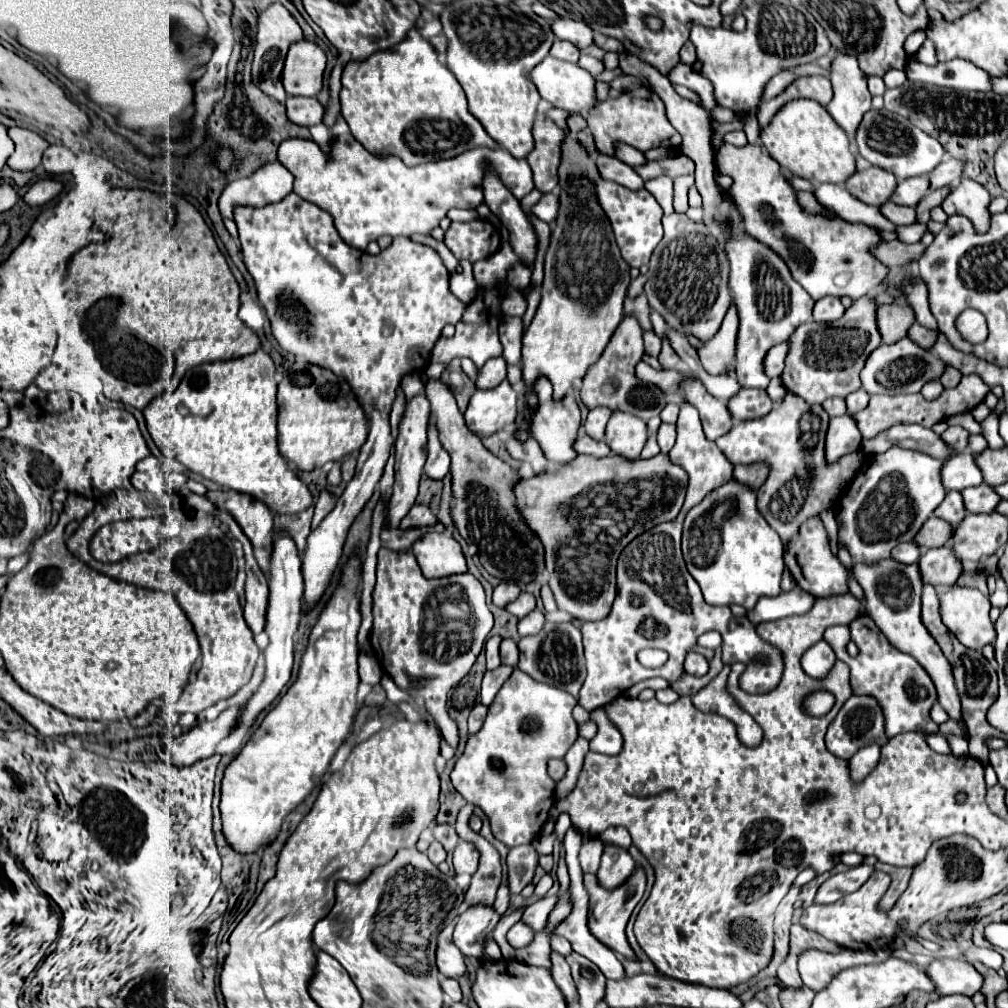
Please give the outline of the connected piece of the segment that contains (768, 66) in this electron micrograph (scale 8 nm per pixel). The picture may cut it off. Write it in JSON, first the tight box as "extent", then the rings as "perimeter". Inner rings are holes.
{"extent":[689,3,831,115],"perimeter":[[[751,3],[741,13],[747,19],[747,29],[743,33],[727,31],[723,27],[708,29],[697,27],[697,25],[691,27],[691,33],[689,33],[689,41],[695,45],[697,59],[701,61],[701,75],[707,77],[713,83],[717,103],[731,109],[731,111],[735,111],[737,115],[745,115],[745,113],[755,111],[765,83],[775,73],[783,71],[787,65],[793,65],[793,63],[815,61],[831,49],[831,43],[829,43],[829,39],[823,31],[823,27],[813,19],[813,15],[801,13],[799,9],[795,9],[791,5],[781,5],[779,7],[777,3]]]}

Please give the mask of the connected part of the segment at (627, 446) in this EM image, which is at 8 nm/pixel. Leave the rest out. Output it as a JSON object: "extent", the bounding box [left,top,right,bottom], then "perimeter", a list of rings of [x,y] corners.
{"extent":[605,411,647,461],"perimeter":[[[615,411],[605,429],[605,443],[615,455],[635,461],[647,443],[647,425],[635,415]]]}

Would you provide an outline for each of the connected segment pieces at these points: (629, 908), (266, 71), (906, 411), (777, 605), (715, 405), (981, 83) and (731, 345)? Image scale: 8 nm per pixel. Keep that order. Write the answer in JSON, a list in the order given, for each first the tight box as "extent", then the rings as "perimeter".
[{"extent":[583,869,645,961],"perimeter":[[[635,869],[629,883],[625,883],[625,887],[617,887],[617,891],[605,891],[603,887],[597,887],[597,877],[593,873],[583,873],[583,885],[585,885],[585,891],[589,893],[589,929],[593,935],[597,935],[597,939],[607,945],[609,949],[621,949],[621,955],[627,957],[627,959],[633,959],[637,961],[637,955],[635,951],[631,949],[629,941],[627,941],[627,935],[625,935],[625,925],[633,913],[633,907],[635,903],[639,903],[639,899],[643,897],[643,891],[645,891],[645,873],[643,869]]]},{"extent":[253,1,303,103],"perimeter":[[[277,1],[269,5],[257,21],[257,45],[255,45],[255,59],[253,59],[253,83],[261,87],[269,97],[277,99],[279,103],[285,103],[285,89],[281,87],[281,69],[287,55],[287,49],[291,43],[301,41],[303,33],[297,21],[291,17],[291,13]]]},{"extent":[853,375,989,439],"perimeter":[[[963,375],[957,387],[943,389],[943,393],[933,401],[927,401],[921,393],[917,393],[917,395],[871,395],[869,405],[853,417],[857,419],[857,427],[859,427],[861,435],[865,439],[869,439],[871,435],[877,435],[879,431],[883,431],[891,425],[897,425],[897,423],[917,423],[923,427],[933,427],[935,423],[945,421],[947,417],[951,417],[955,413],[971,411],[975,405],[979,405],[985,399],[987,393],[989,393],[989,387],[981,381],[979,375]]]},{"extent":[747,587,815,623],"perimeter":[[[795,587],[793,591],[781,592],[775,597],[762,597],[747,616],[751,623],[759,623],[781,619],[792,615],[807,613],[815,603],[815,597],[807,591]]]},{"extent":[679,379,733,441],"perimeter":[[[691,379],[687,385],[683,385],[679,389],[679,395],[685,395],[685,399],[689,399],[689,403],[697,407],[705,437],[709,441],[715,441],[721,435],[731,431],[733,419],[731,419],[727,403],[721,403],[717,397],[707,393],[705,387],[701,387],[699,379]]]},{"extent":[905,59,989,91],"perimeter":[[[953,59],[937,65],[925,65],[925,63],[907,63],[905,73],[909,81],[921,81],[951,89],[971,89],[971,91],[989,91],[989,75],[975,67],[969,61]]]},{"extent":[699,305,737,375],"perimeter":[[[731,305],[721,331],[713,339],[709,339],[699,349],[699,359],[711,375],[721,375],[725,369],[733,369],[731,361],[735,357],[735,339],[737,339],[737,311]]]}]

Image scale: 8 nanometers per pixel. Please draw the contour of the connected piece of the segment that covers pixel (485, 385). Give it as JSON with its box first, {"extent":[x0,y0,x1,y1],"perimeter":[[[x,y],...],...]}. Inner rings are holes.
{"extent":[475,357,505,389],"perimeter":[[[497,357],[497,359],[489,359],[489,363],[485,363],[479,373],[477,373],[477,379],[475,379],[475,385],[477,389],[493,389],[497,387],[503,379],[505,379],[505,361],[503,357]]]}

